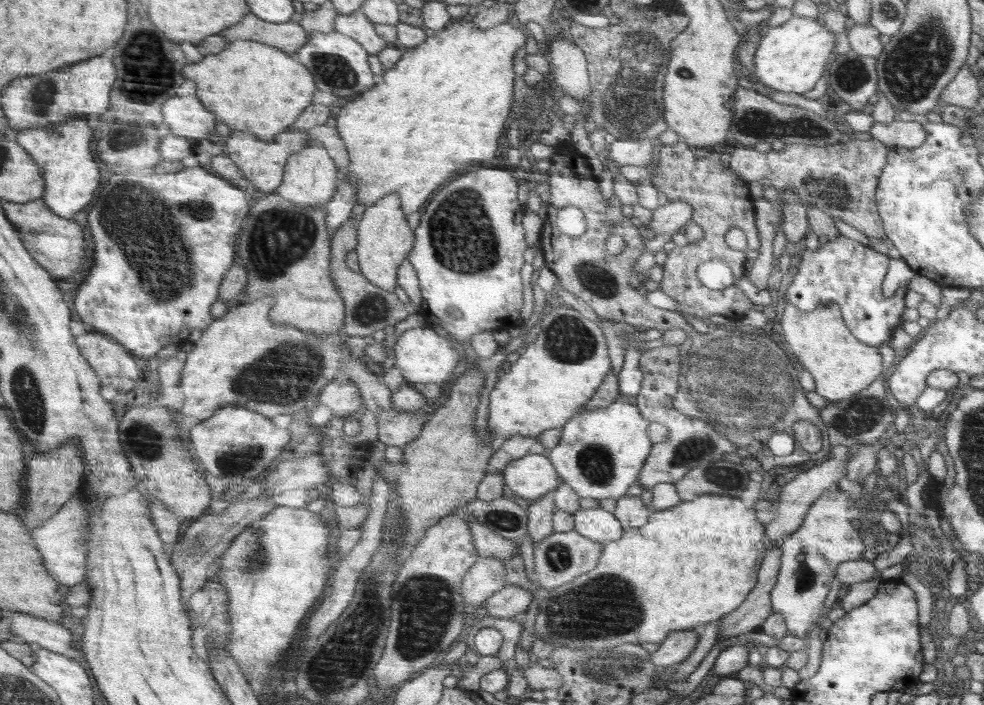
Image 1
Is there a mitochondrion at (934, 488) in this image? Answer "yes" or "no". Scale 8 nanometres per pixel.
no

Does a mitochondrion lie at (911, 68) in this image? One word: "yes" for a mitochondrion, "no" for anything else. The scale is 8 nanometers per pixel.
yes

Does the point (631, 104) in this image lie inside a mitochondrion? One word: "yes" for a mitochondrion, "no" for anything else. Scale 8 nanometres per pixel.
yes

